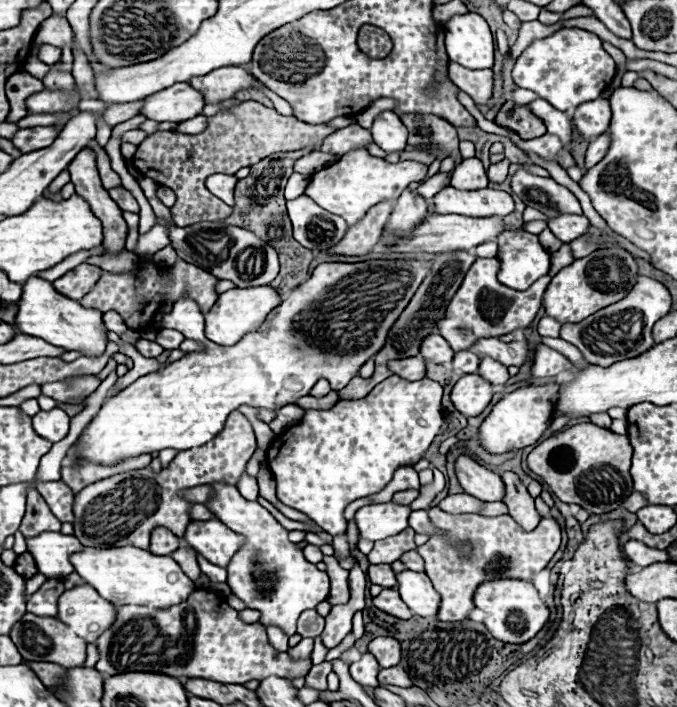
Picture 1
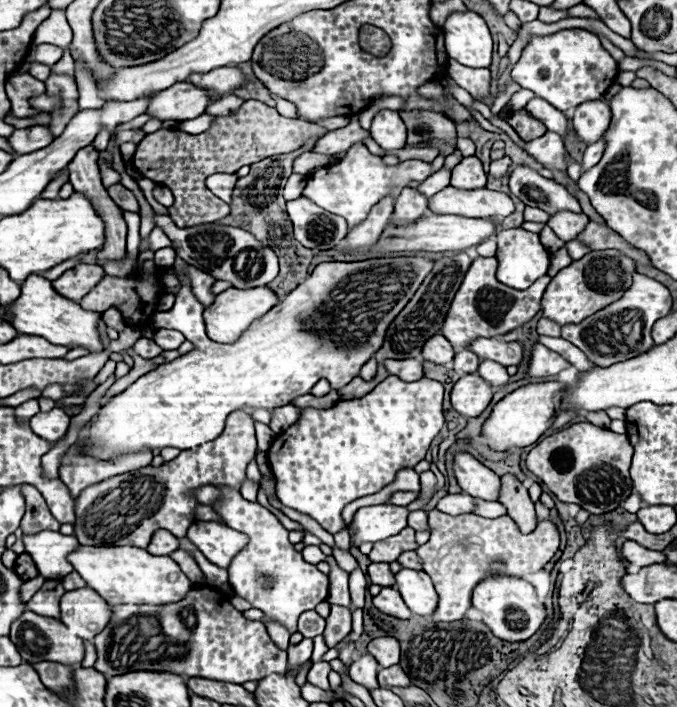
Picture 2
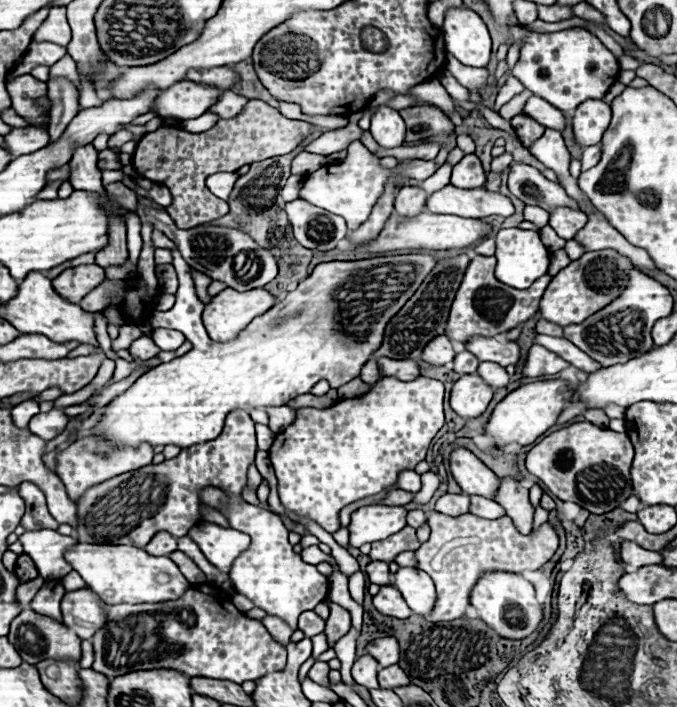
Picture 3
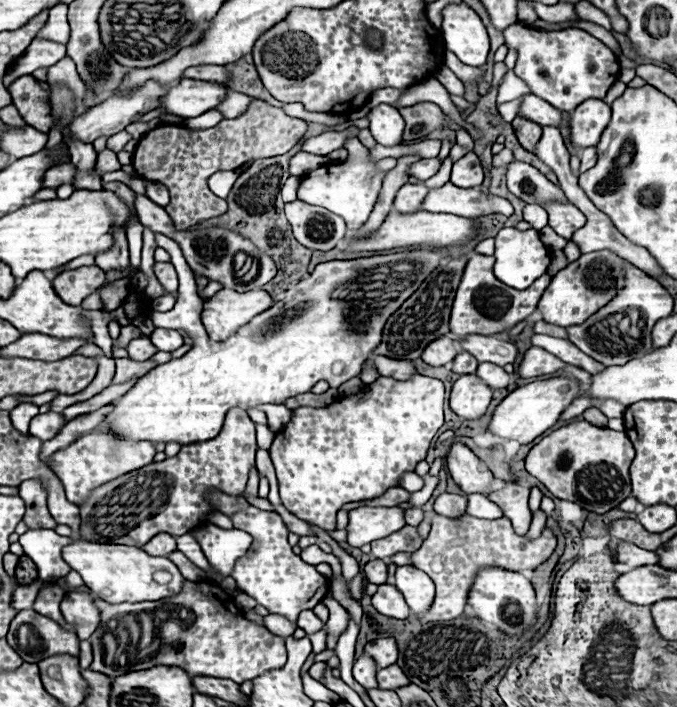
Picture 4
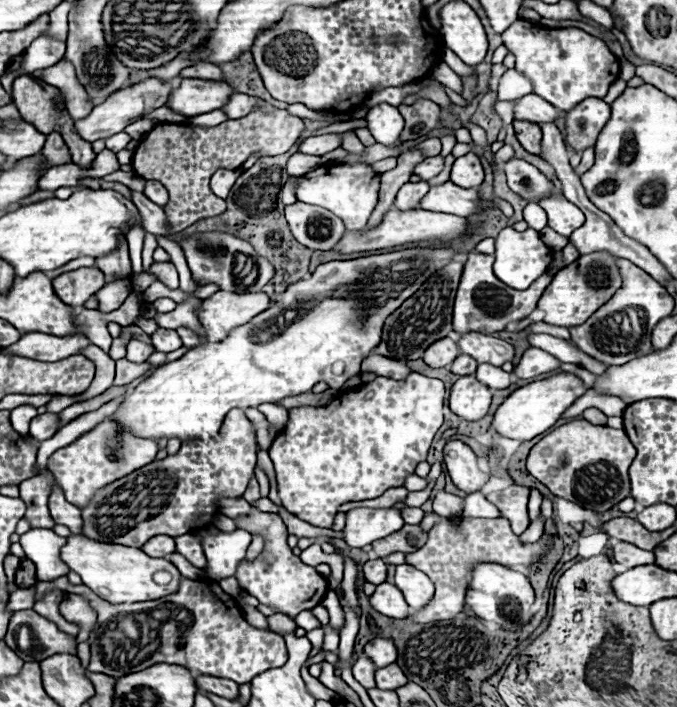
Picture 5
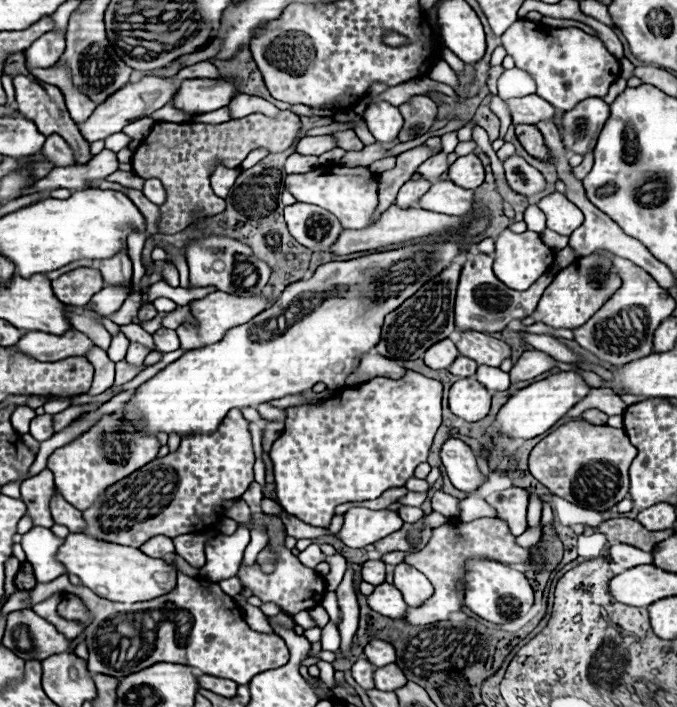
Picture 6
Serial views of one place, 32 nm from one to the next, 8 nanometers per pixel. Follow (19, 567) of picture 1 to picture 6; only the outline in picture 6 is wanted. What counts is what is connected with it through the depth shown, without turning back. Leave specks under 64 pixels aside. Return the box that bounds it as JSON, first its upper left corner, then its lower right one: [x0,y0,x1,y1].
[14,562,36,590]

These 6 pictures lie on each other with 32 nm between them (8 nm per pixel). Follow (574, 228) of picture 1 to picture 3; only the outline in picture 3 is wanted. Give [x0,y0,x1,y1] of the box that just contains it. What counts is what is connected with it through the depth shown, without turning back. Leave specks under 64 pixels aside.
[550,206,588,240]

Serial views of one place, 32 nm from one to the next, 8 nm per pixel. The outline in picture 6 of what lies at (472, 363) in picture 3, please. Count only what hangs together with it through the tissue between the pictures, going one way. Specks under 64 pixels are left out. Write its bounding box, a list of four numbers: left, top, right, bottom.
[448,358,476,378]

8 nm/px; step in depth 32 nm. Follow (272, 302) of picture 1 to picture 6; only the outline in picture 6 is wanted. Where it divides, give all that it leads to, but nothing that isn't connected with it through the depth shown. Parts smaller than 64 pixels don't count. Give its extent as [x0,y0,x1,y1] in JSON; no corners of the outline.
[176,292,266,350]

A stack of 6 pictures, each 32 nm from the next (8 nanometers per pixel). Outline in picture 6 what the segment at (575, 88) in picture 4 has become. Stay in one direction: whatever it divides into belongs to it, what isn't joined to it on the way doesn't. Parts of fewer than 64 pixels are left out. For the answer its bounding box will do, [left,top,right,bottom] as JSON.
[502,20,620,112]

